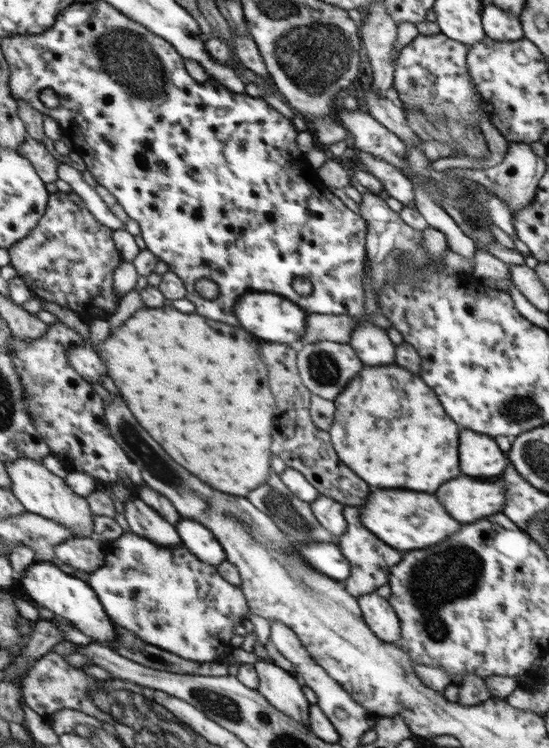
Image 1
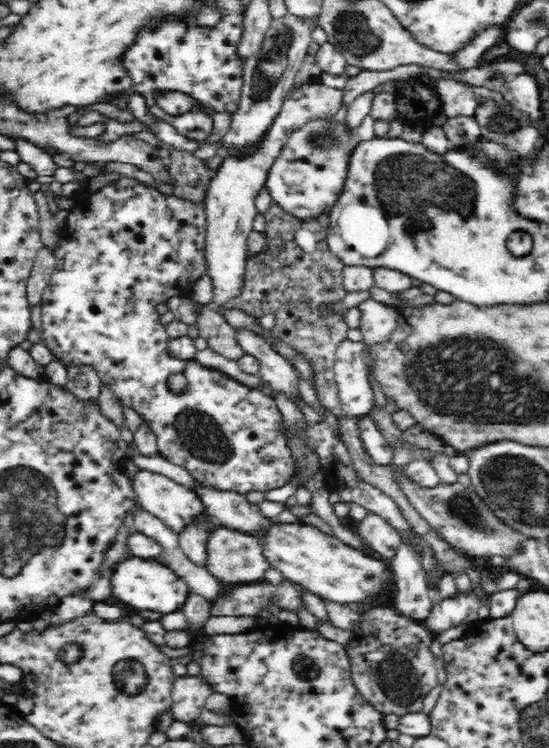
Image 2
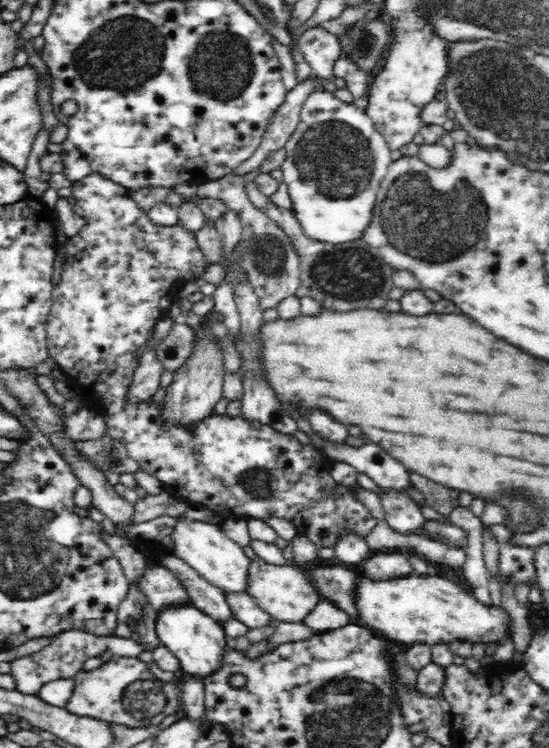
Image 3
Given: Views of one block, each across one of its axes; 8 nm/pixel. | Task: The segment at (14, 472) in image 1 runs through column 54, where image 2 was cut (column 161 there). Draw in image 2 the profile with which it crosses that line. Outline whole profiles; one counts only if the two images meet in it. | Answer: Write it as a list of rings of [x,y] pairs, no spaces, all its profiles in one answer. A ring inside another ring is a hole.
[[[140,468],[130,476],[130,480],[131,487],[134,489],[141,509],[157,516],[160,520],[170,525],[170,528],[173,528],[176,532],[178,532],[194,514],[205,510],[196,491],[189,490],[184,484],[178,484],[178,482],[172,480],[172,478],[164,476],[164,474],[158,474],[158,472]]]

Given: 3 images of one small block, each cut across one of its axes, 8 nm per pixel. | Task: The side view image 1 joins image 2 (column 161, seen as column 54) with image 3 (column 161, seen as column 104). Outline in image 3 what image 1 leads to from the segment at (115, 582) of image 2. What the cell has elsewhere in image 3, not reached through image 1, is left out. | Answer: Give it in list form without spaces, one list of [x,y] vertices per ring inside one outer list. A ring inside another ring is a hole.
[[[171,602],[159,605],[155,614],[155,632],[159,643],[170,649],[180,661],[180,673],[204,677],[219,664],[219,654],[225,648],[225,633],[220,622],[196,608],[192,602]]]

